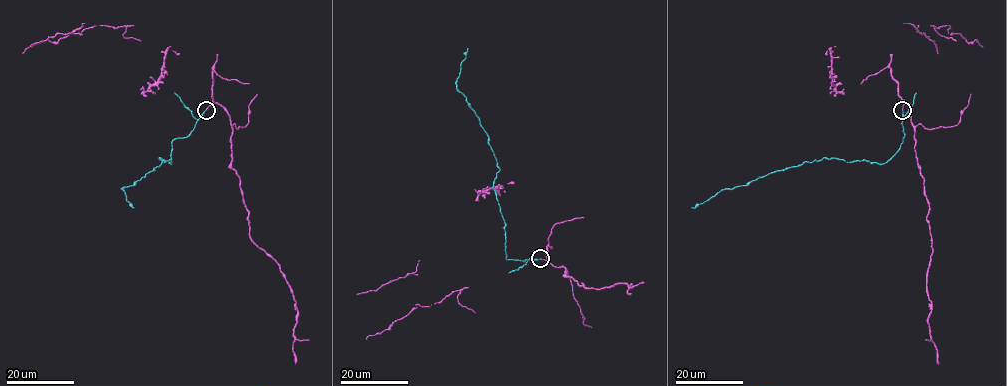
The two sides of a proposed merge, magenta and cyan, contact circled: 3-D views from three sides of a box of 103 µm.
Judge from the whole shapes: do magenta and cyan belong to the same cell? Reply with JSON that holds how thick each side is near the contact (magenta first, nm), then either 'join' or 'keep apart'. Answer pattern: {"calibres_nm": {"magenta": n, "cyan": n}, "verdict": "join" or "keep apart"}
{"calibres_nm": {"magenta": 220, "cyan": 110}, "verdict": "join"}

